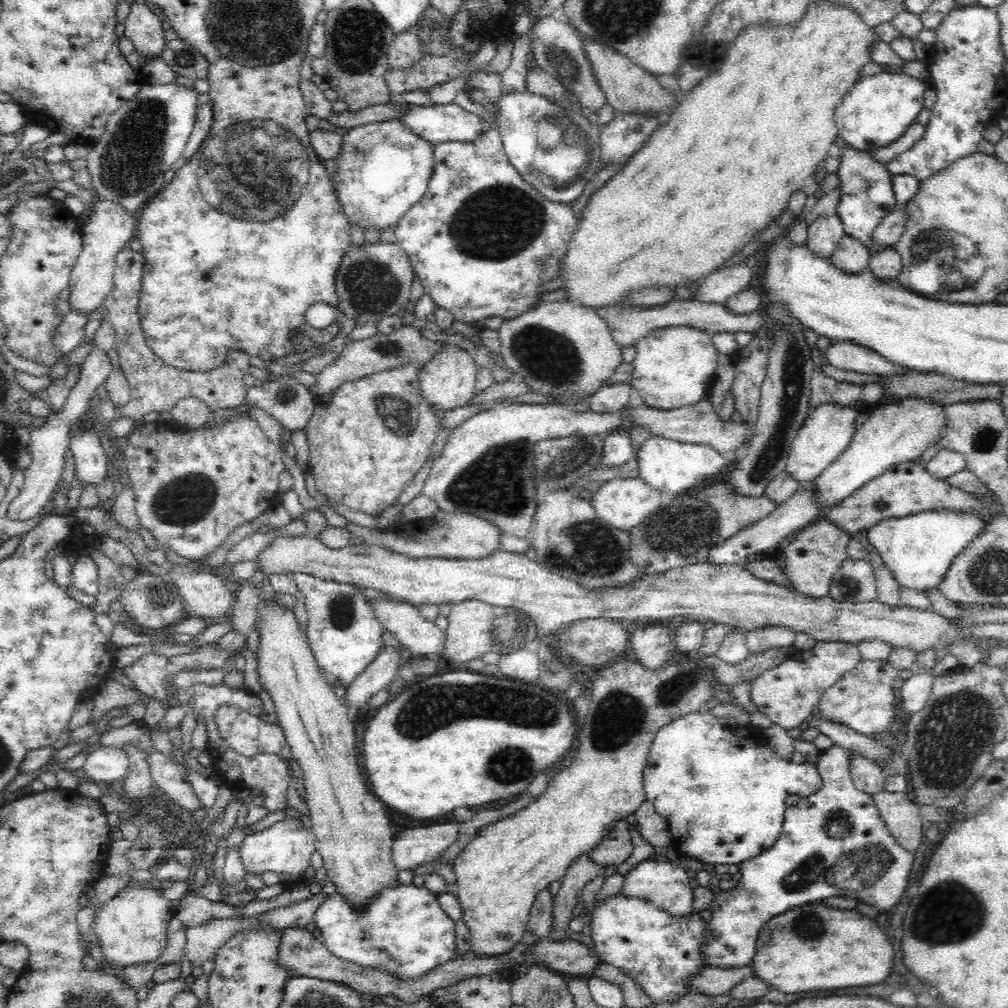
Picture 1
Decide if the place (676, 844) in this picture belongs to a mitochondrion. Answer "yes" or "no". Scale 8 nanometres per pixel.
no

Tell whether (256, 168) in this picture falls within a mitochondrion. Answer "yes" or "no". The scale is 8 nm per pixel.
yes

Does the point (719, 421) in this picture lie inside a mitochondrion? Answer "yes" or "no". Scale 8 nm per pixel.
no

